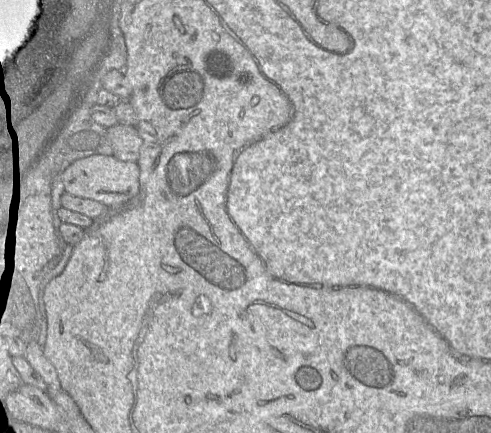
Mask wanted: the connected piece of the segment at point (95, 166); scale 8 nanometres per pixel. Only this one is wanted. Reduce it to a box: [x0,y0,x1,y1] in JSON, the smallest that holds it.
[62,154,139,207]

